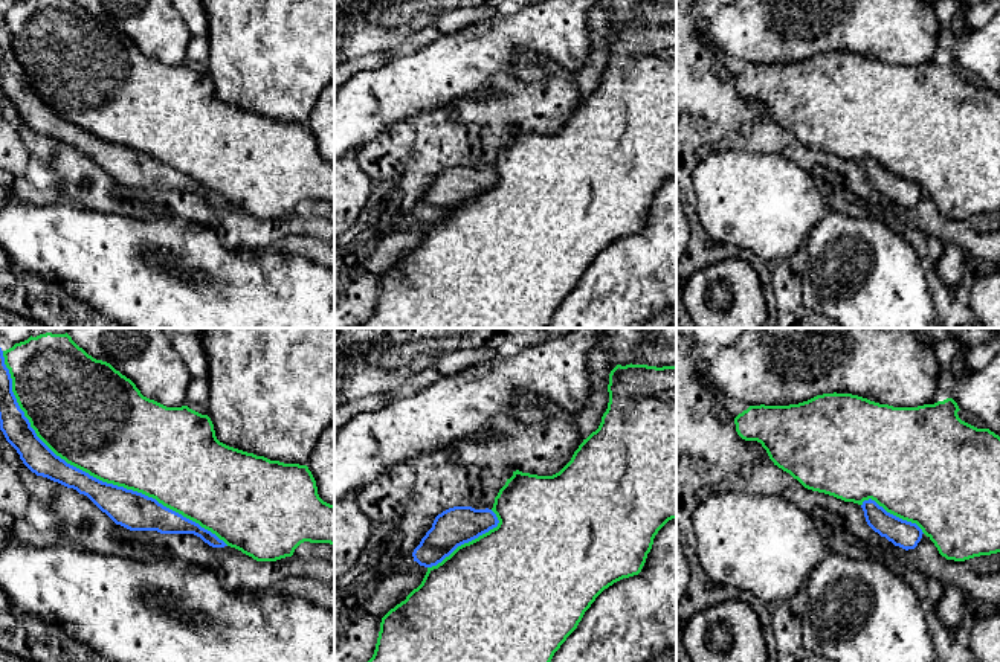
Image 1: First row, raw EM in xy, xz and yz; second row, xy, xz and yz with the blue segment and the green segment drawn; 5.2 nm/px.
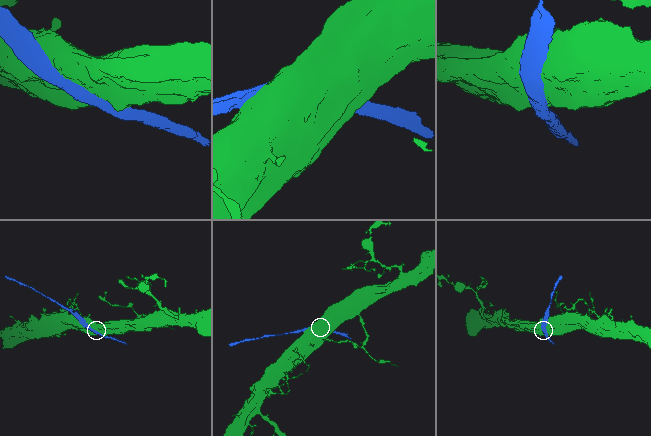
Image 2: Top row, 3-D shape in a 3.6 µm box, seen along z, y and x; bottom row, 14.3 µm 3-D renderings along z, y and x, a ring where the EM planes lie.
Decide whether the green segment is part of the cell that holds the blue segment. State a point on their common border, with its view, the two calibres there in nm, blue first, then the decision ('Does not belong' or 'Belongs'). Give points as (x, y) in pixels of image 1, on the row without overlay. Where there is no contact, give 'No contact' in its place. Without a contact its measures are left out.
Touches blue at xy (89, 133). Thickness 190 nm (blue) against 500 nm. Does not belong

